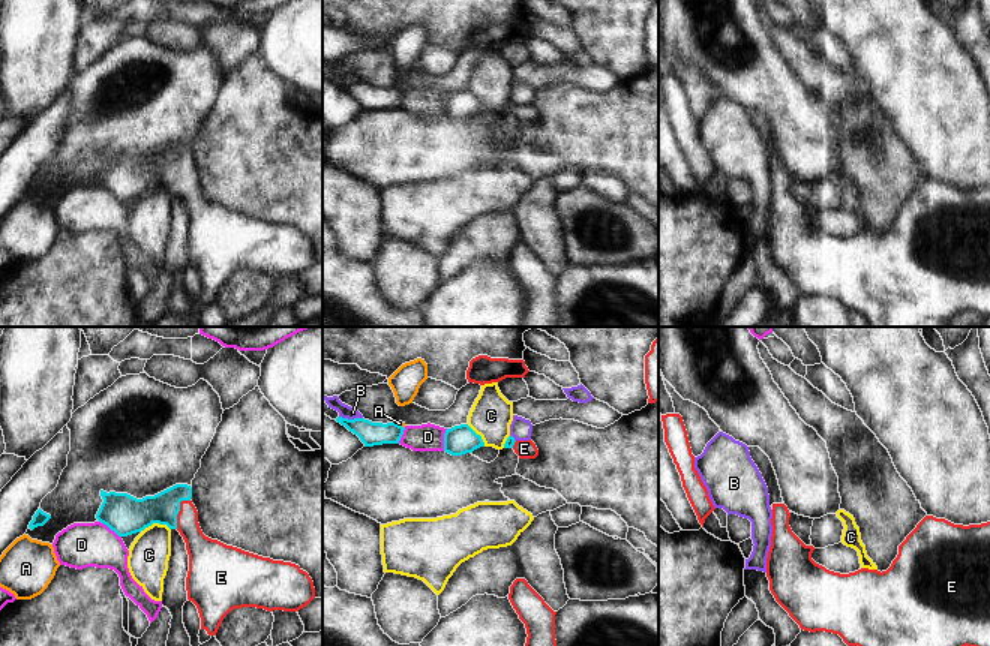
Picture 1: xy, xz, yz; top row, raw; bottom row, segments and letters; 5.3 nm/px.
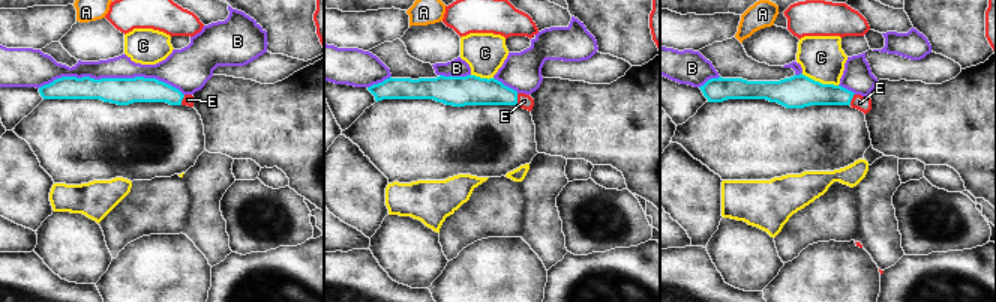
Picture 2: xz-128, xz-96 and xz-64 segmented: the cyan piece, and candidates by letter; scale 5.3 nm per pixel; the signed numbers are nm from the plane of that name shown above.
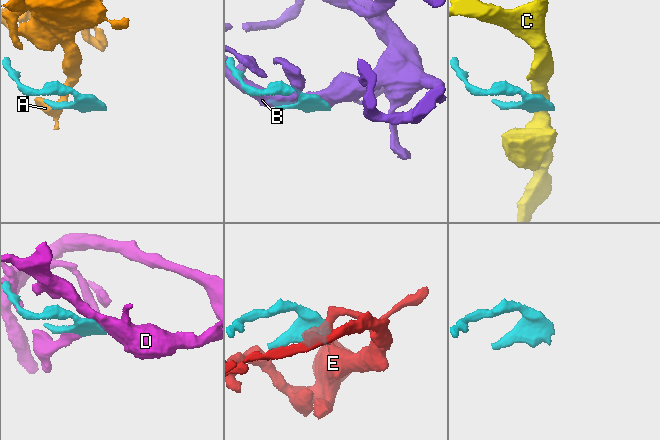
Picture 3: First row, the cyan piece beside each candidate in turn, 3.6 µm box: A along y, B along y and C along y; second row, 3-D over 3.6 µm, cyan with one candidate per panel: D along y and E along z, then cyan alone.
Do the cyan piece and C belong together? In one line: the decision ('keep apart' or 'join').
keep apart

